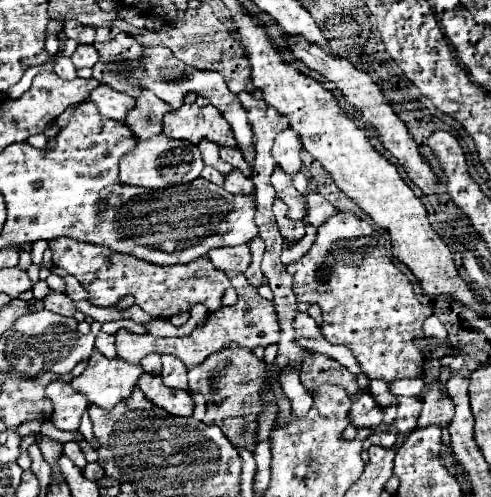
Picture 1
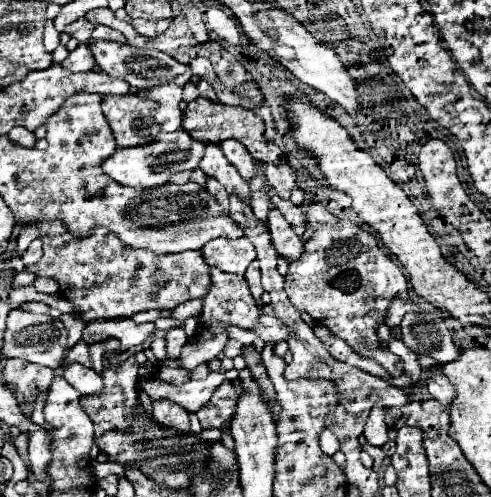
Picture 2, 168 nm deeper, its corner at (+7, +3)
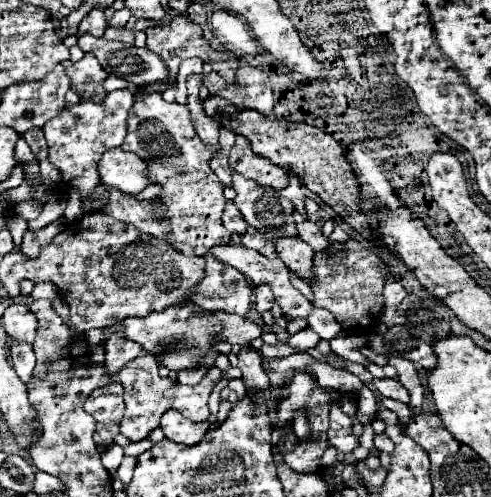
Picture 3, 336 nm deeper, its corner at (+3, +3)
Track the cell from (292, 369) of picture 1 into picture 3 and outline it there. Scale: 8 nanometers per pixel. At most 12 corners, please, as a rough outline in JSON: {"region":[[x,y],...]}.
{"region":[[306,328],[287,341],[300,352],[314,348],[320,337]]}

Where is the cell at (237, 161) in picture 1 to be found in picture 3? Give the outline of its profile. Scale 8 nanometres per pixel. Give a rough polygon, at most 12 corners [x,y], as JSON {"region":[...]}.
{"region":[[236,135],[228,163],[242,177],[276,191],[292,171],[256,155]]}

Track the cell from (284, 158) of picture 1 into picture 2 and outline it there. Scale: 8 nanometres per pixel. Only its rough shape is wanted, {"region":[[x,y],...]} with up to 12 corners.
{"region":[[288,159],[268,165],[268,185],[282,197],[296,187]]}

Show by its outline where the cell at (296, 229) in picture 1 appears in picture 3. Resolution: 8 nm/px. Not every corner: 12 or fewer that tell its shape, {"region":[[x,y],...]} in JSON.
{"region":[[300,237],[278,239],[276,253],[306,283],[314,251]]}

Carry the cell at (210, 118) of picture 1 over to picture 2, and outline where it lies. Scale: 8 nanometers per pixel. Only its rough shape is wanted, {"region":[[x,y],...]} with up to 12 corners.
{"region":[[194,99],[182,129],[196,141],[236,139],[256,161],[284,155],[244,107]]}

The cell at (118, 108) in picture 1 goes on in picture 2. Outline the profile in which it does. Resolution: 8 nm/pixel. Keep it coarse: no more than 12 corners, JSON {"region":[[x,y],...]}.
{"region":[[134,93],[104,95],[102,113],[118,147],[160,133],[152,101]]}

